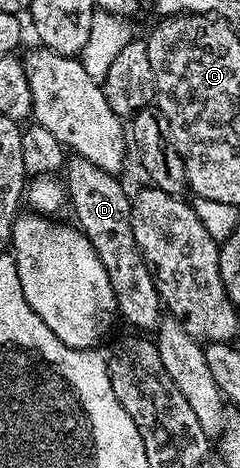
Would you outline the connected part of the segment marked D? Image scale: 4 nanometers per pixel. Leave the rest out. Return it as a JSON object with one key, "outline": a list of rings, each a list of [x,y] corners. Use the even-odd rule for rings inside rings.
{"outline":[[[77,156],[67,157],[64,163],[64,189],[68,195],[69,205],[74,205],[77,225],[83,234],[96,248],[96,256],[100,256],[100,264],[108,272],[108,280],[112,280],[112,292],[116,296],[118,314],[138,332],[153,331],[164,317],[164,307],[158,297],[158,289],[154,287],[154,277],[146,266],[144,256],[136,244],[136,236],[132,236],[132,220],[130,219],[131,195],[126,195],[124,187],[118,183],[115,175],[104,172],[86,160]]]}

